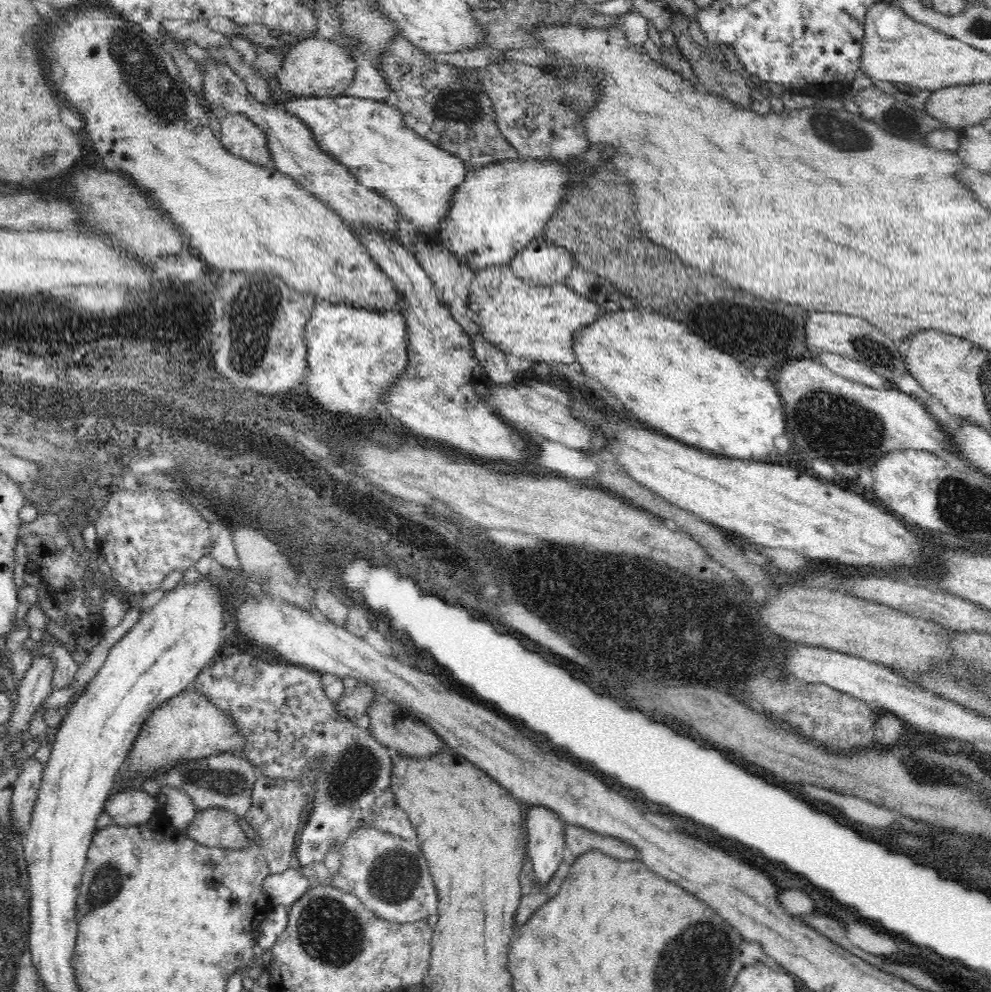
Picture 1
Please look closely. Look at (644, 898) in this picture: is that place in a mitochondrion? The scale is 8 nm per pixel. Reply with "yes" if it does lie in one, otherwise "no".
no

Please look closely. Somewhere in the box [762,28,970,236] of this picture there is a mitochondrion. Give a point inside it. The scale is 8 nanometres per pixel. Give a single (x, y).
(843, 135)

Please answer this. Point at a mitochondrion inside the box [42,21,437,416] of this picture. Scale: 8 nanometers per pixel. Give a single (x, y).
(142, 67)

